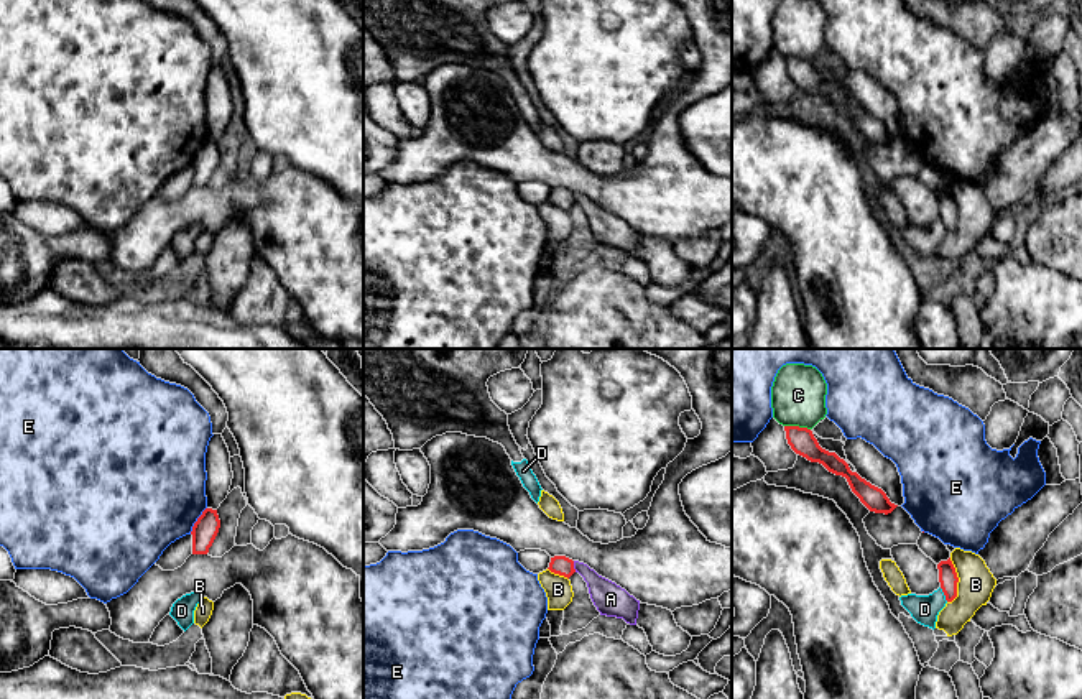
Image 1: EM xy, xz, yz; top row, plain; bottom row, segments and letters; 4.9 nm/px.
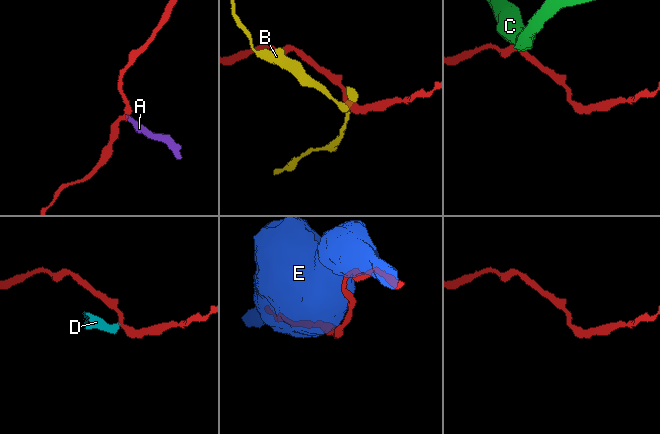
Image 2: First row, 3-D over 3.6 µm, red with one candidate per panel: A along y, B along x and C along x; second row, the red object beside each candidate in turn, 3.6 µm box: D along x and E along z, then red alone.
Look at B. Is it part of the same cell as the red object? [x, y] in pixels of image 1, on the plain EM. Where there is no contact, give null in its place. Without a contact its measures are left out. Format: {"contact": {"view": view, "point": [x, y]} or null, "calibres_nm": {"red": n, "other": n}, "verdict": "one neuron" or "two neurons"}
{"contact": {"view": "yz", "point": [957, 212]}, "calibres_nm": {"red": 90, "other": 180}, "verdict": "two neurons"}

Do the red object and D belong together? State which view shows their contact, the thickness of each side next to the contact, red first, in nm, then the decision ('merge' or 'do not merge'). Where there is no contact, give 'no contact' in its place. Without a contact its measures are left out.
meets red in yz; 90 nm thick on the red side, 140 nm on the other; do not merge

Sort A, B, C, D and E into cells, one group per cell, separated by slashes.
A D / B / C / E

